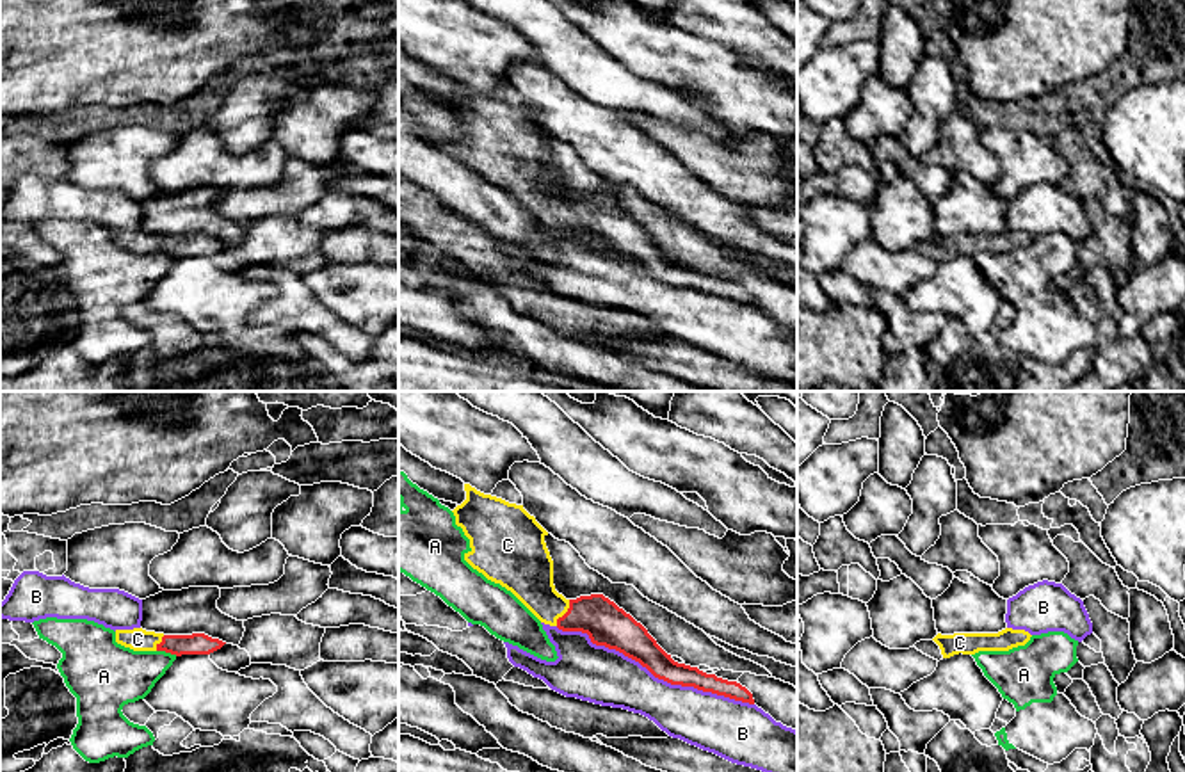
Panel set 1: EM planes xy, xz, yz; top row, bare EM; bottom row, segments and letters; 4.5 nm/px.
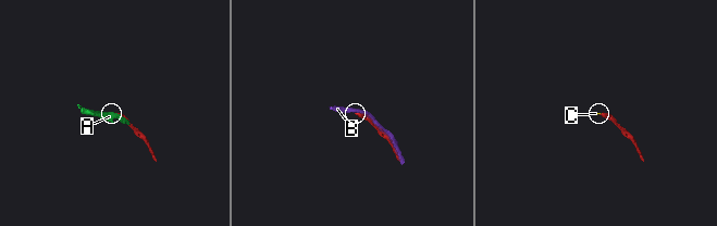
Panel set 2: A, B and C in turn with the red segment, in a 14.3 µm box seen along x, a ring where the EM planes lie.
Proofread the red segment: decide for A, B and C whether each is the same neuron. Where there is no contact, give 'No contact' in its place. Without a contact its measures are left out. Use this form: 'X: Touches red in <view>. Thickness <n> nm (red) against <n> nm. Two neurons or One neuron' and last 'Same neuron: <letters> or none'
A: Touches red in xy. Thickness 100 nm (red) against 260 nm. Two neurons
B: Touches red in xz. Thickness 170 nm (red) against 260 nm. Two neurons
C: Touches red in xz. Thickness 190 nm (red) against 220 nm. One neuron
Same neuron: C

